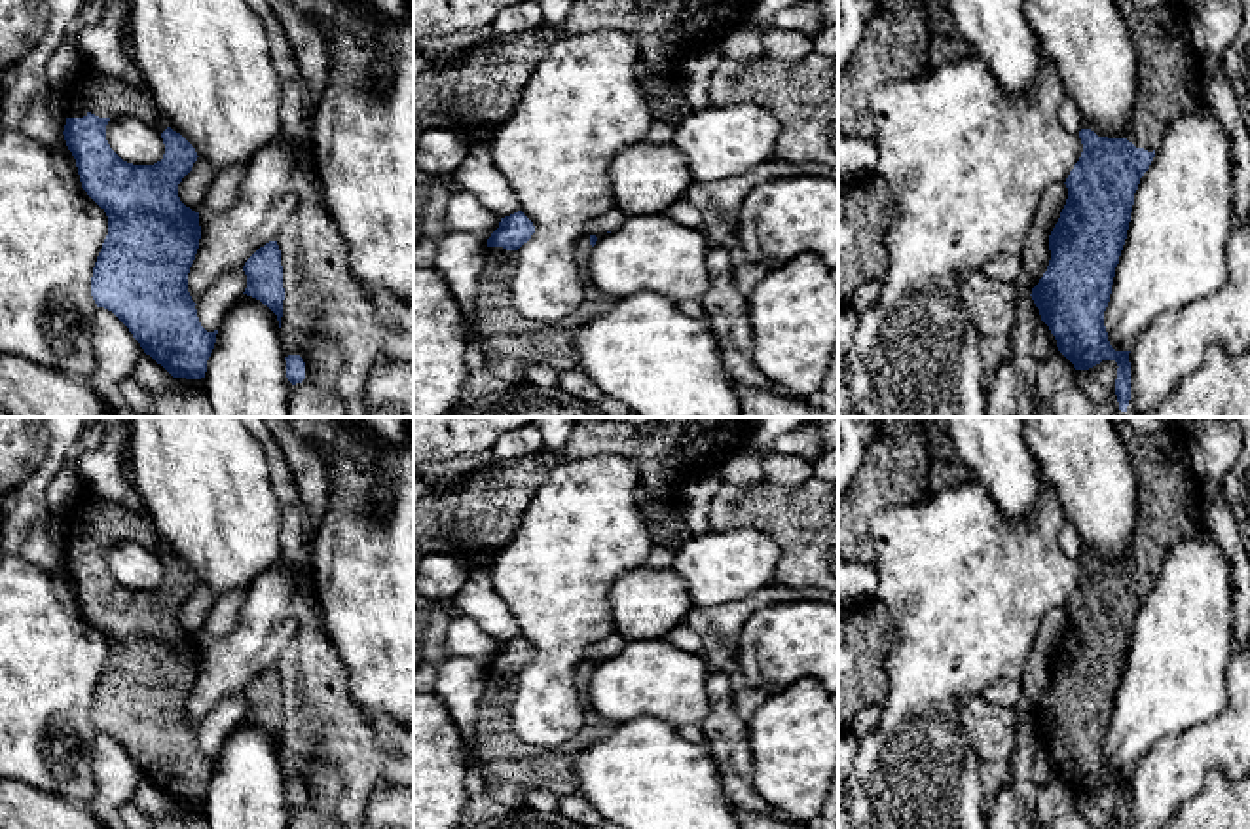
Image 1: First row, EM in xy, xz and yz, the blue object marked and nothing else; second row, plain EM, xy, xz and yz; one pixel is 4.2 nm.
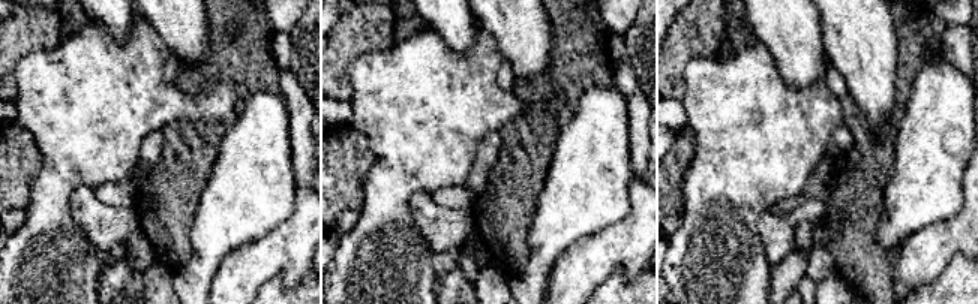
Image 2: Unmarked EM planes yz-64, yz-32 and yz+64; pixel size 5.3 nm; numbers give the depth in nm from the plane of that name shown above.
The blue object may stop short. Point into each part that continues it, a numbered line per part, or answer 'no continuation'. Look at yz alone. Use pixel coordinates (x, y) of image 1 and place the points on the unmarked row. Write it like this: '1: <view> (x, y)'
1: yz (1169, 507)

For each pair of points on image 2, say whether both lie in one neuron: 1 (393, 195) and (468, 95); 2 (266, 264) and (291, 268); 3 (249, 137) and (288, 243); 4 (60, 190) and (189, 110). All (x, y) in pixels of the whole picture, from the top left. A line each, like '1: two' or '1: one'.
1: one
2: one
3: two
4: one

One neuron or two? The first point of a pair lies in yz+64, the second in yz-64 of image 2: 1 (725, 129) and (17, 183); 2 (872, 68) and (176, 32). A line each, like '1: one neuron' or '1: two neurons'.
1: two neurons
2: one neuron

